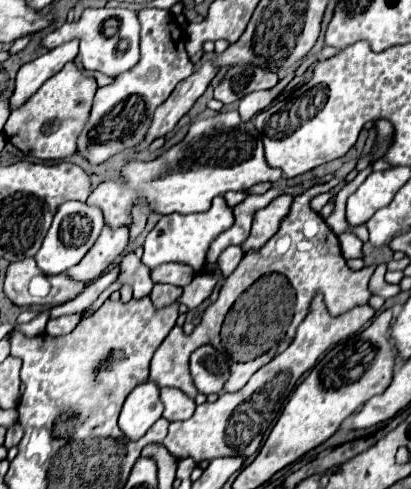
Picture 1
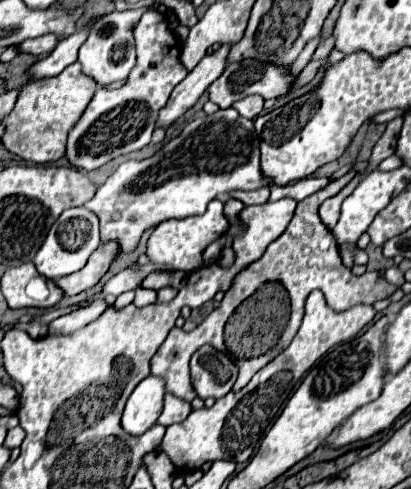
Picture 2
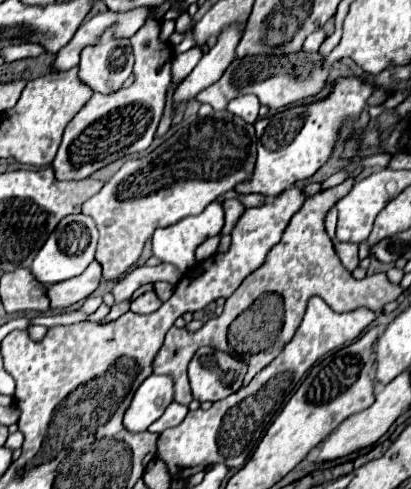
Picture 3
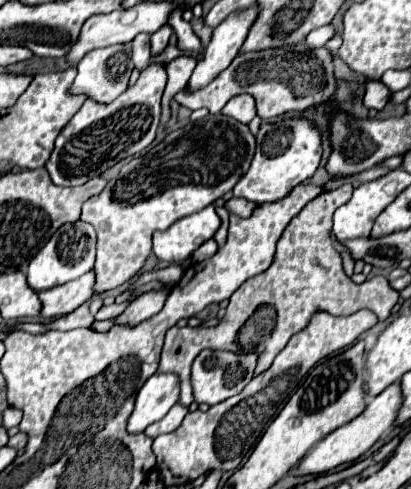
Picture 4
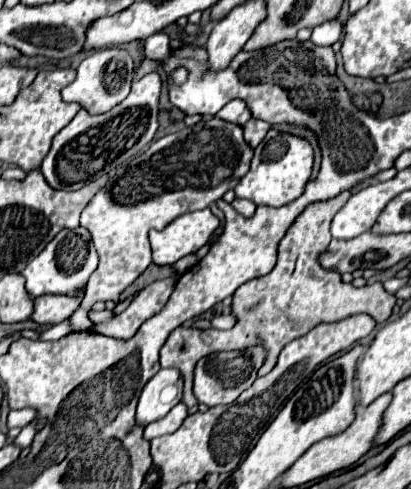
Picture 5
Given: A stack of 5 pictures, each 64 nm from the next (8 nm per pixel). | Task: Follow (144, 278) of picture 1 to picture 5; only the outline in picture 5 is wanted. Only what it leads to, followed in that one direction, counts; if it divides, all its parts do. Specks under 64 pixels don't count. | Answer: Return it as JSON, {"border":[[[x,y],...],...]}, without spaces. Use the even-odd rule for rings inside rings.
{"border":[[[165,278],[149,284],[138,293],[124,312],[118,314],[118,318],[114,318],[114,326],[94,326],[92,330],[118,338],[134,336],[144,320],[164,308],[168,296],[174,290],[174,284],[174,278]]]}

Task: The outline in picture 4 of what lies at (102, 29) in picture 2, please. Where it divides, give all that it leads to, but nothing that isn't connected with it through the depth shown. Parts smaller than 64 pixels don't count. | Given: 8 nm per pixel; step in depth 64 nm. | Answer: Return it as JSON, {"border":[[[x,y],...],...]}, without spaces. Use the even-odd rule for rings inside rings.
{"border":[[[114,44],[100,50],[92,50],[82,58],[76,68],[77,75],[72,84],[74,94],[86,94],[92,100],[112,102],[116,96],[120,96],[128,88],[128,78],[134,70],[130,44]]]}

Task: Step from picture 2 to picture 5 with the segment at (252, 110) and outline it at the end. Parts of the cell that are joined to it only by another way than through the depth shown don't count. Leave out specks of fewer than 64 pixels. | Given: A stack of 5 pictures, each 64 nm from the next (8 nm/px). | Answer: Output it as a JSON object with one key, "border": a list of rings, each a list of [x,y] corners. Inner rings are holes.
{"border":[[[234,98],[234,100],[230,100],[230,102],[218,112],[218,116],[220,116],[222,120],[230,120],[230,122],[234,122],[234,124],[244,126],[244,124],[252,118],[252,112],[250,112],[250,108],[248,108],[248,104],[246,104],[244,100]]]}

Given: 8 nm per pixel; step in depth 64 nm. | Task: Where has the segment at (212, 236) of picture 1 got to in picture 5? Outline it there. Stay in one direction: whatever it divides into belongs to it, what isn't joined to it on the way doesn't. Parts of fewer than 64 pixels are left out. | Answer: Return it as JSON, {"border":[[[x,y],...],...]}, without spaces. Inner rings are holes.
{"border":[[[206,208],[172,220],[172,224],[164,230],[152,230],[152,260],[160,266],[170,266],[180,258],[194,254],[210,240],[218,226],[218,218],[210,212],[210,208]]]}

